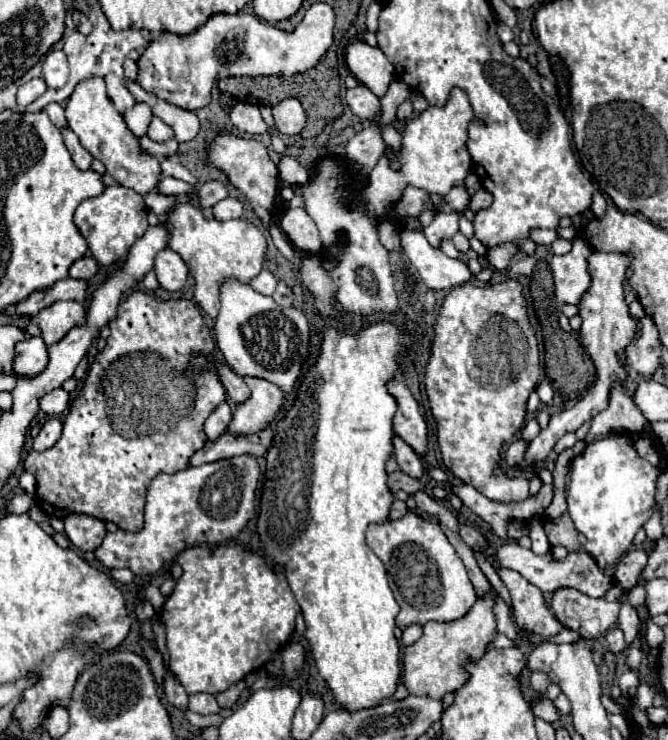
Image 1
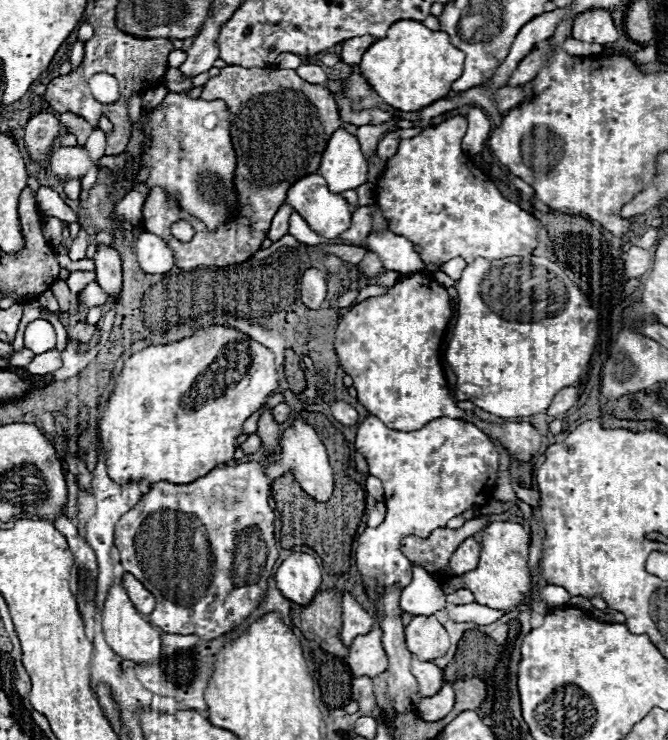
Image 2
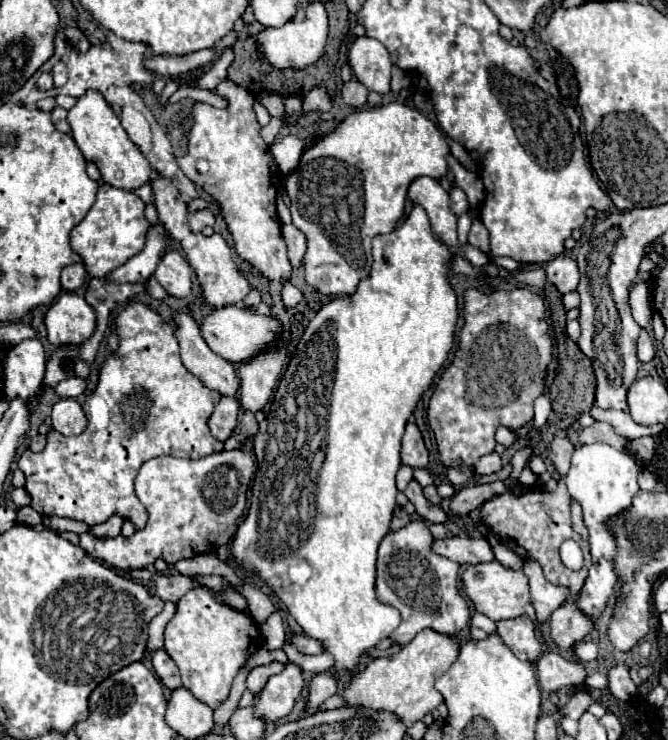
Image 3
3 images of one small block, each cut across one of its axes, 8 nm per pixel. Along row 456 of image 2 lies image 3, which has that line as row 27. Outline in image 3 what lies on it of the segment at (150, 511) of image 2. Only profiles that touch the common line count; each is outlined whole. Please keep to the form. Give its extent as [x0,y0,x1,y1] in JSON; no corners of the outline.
[252,2,328,70]

